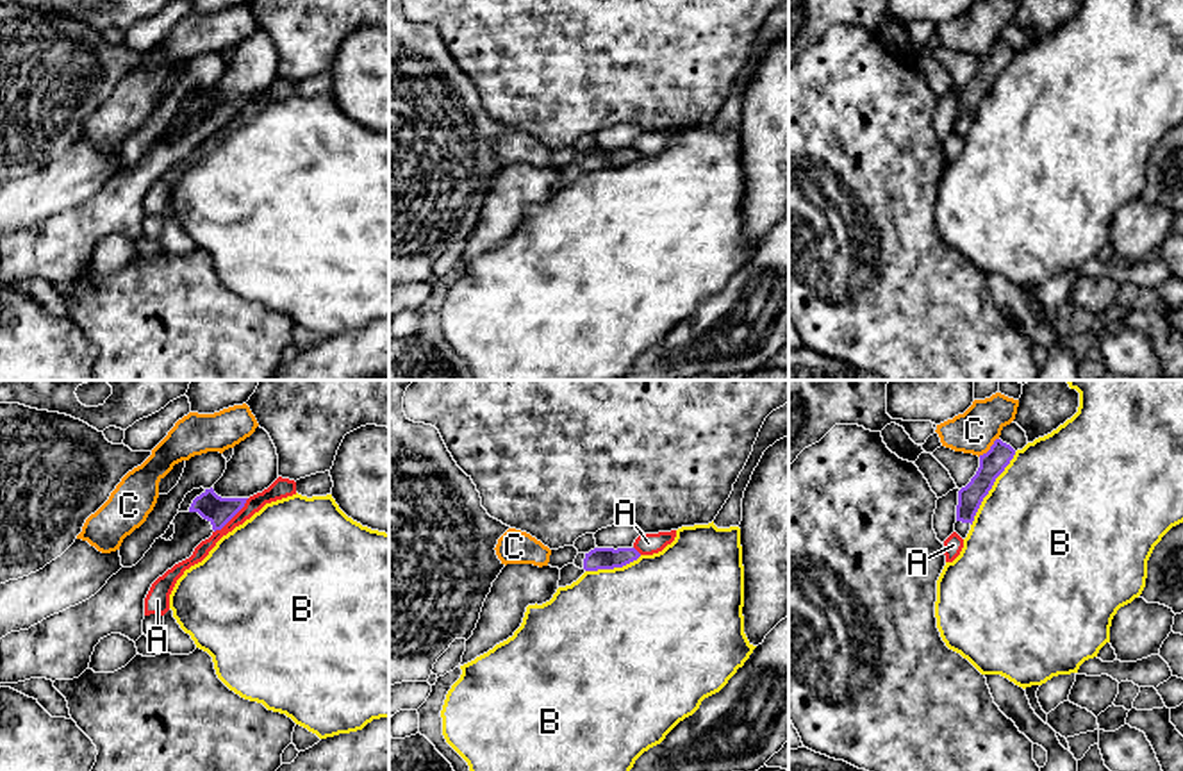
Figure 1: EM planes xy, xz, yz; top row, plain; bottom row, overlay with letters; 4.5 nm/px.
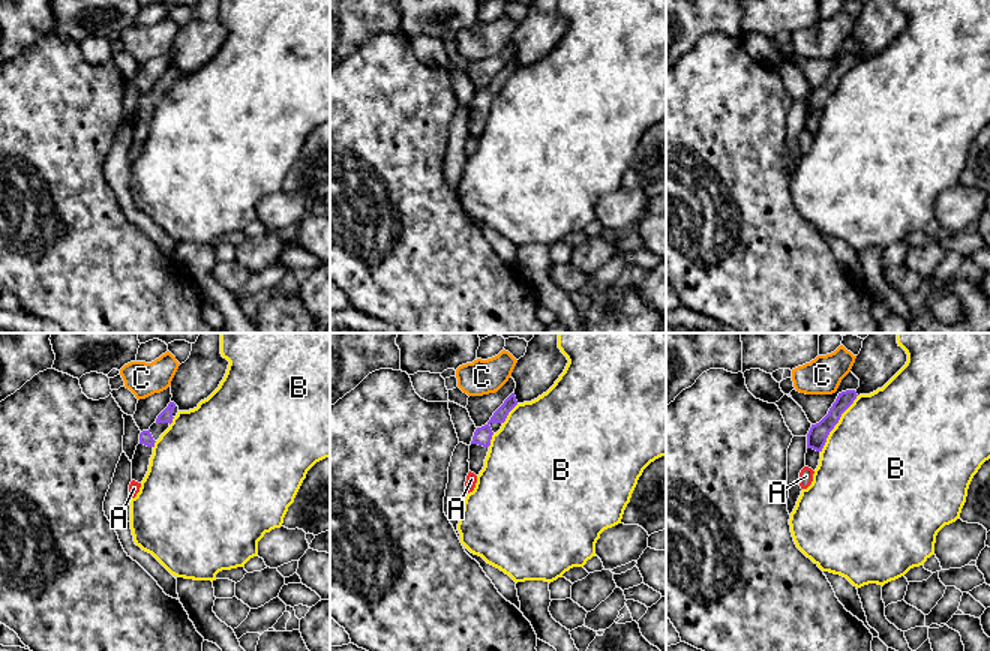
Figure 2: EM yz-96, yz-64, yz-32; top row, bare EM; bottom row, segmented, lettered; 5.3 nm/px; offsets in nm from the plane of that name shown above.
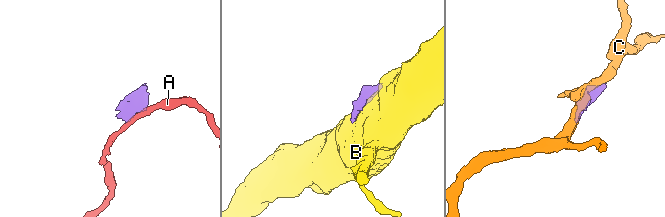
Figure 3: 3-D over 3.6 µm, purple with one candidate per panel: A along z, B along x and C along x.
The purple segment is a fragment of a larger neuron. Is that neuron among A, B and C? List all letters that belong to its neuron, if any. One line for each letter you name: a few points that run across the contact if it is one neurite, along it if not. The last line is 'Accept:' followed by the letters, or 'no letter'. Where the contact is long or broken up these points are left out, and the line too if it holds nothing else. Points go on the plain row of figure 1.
Accept: no letter

